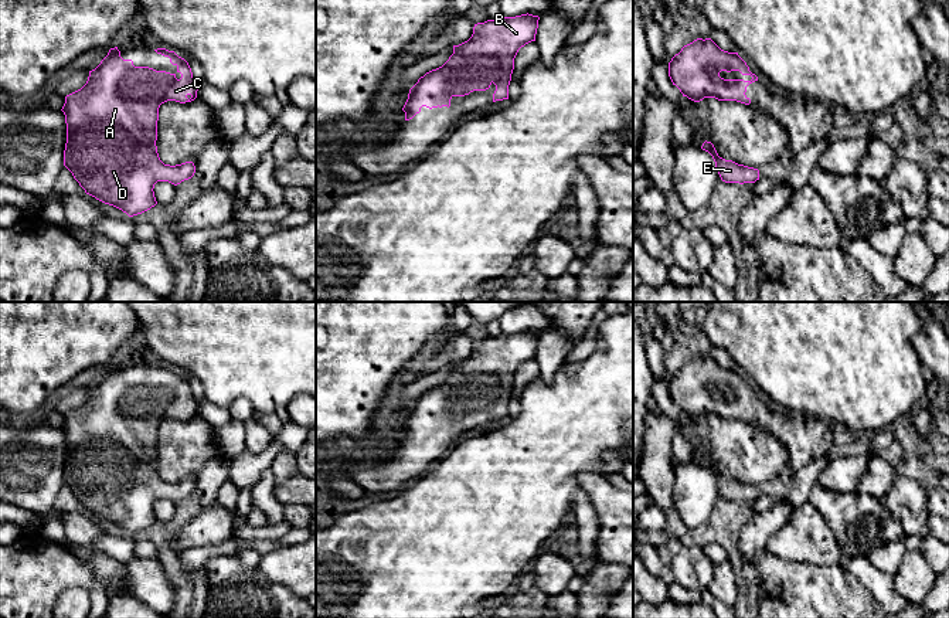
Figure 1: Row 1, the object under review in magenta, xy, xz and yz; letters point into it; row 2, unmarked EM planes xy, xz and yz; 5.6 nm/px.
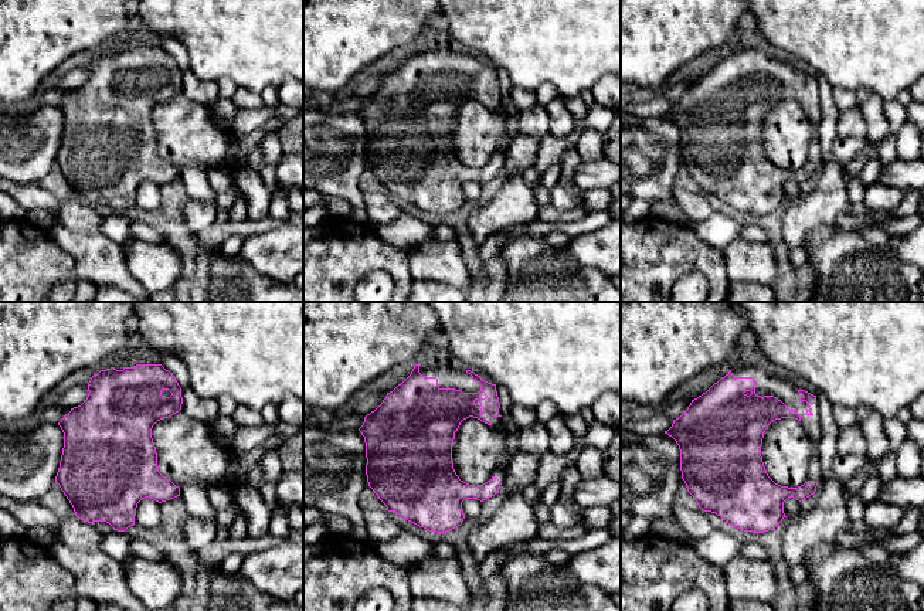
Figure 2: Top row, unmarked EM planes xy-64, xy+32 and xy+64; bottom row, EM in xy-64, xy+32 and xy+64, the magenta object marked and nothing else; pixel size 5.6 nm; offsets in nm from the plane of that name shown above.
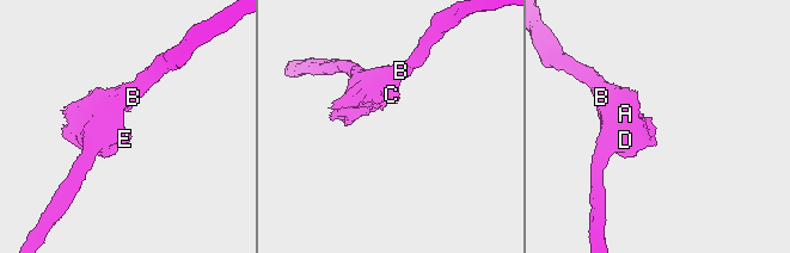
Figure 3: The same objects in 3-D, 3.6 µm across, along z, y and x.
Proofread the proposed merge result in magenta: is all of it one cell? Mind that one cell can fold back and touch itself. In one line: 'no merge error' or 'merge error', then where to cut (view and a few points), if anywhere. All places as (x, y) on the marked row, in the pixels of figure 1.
no merge error; no cut

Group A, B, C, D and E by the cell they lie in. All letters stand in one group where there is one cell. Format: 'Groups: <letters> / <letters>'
Groups: A B C D E

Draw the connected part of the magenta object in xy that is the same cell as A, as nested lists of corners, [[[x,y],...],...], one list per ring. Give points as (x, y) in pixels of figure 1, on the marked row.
[[[115,47],[95,69],[89,71],[86,84],[65,96],[61,109],[67,123],[64,166],[86,194],[122,210],[129,217],[157,204],[153,191],[157,181],[177,186],[195,173],[193,162],[164,164],[159,157],[156,140],[160,105],[167,101],[191,102],[197,98],[198,86],[184,58],[166,48],[154,51],[170,58],[181,74],[180,79],[166,71],[135,67],[133,61],[123,60]]]

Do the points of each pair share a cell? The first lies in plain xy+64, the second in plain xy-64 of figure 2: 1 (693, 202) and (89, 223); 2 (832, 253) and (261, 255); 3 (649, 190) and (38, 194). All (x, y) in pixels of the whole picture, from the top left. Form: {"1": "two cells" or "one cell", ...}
{"1": "one cell", "2": "two cells", "3": "two cells"}

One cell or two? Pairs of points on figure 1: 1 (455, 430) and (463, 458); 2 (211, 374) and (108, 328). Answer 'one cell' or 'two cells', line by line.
1: two cells
2: two cells

